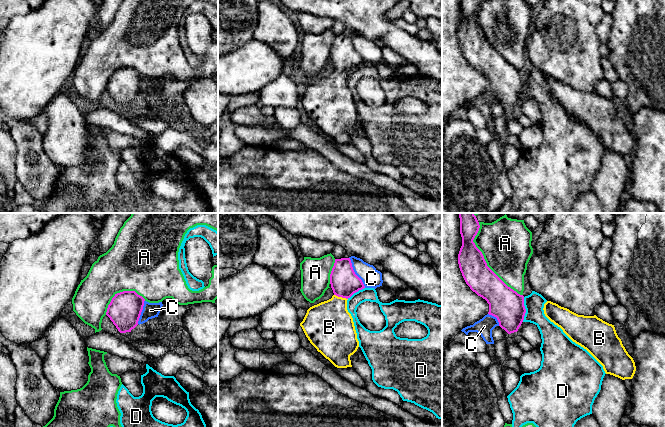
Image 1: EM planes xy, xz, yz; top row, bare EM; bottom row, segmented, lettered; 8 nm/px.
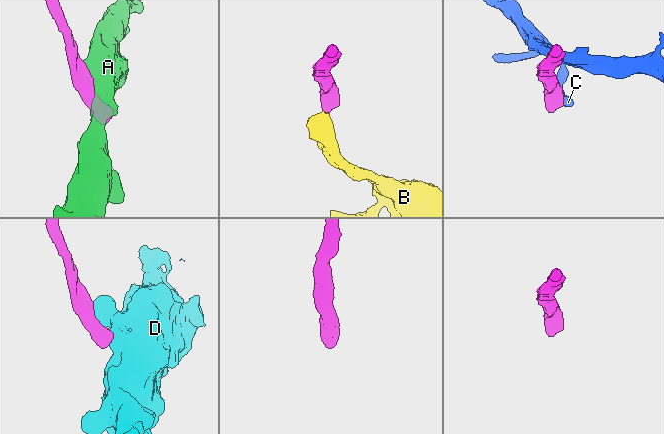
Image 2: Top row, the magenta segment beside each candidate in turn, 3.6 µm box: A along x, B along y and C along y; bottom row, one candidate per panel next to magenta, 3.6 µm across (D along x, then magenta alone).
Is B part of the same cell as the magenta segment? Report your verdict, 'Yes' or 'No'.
Yes

